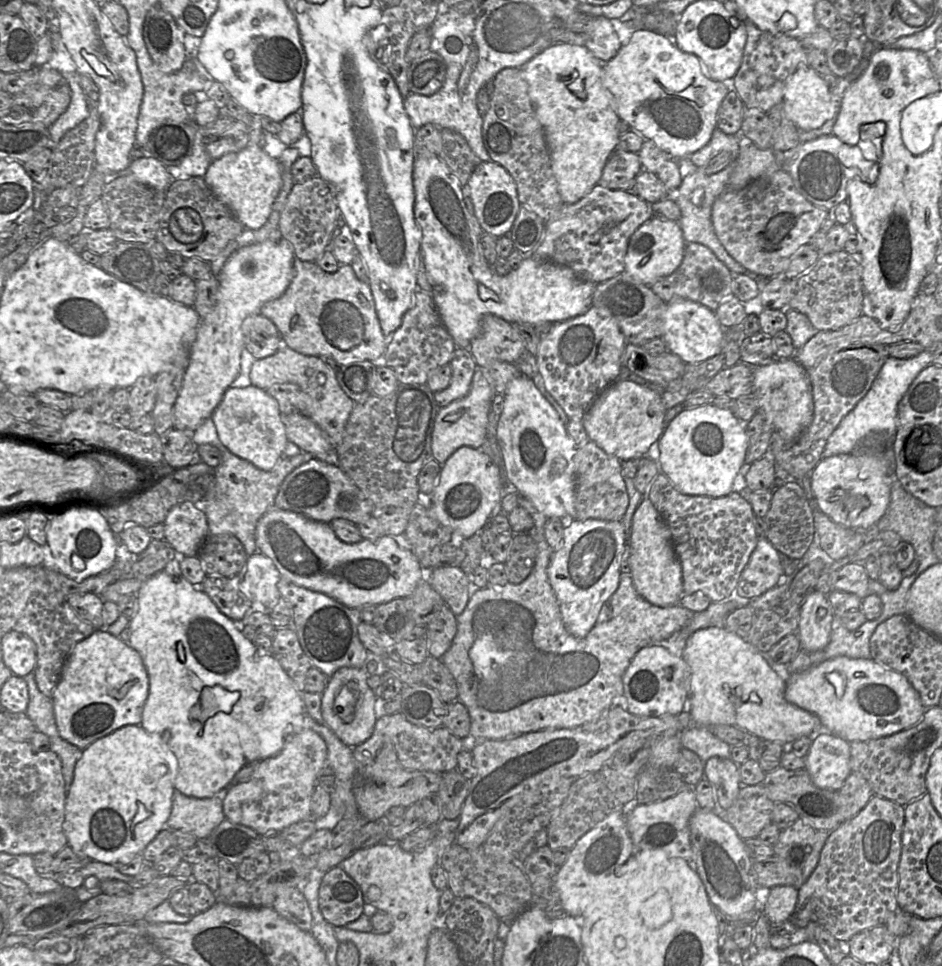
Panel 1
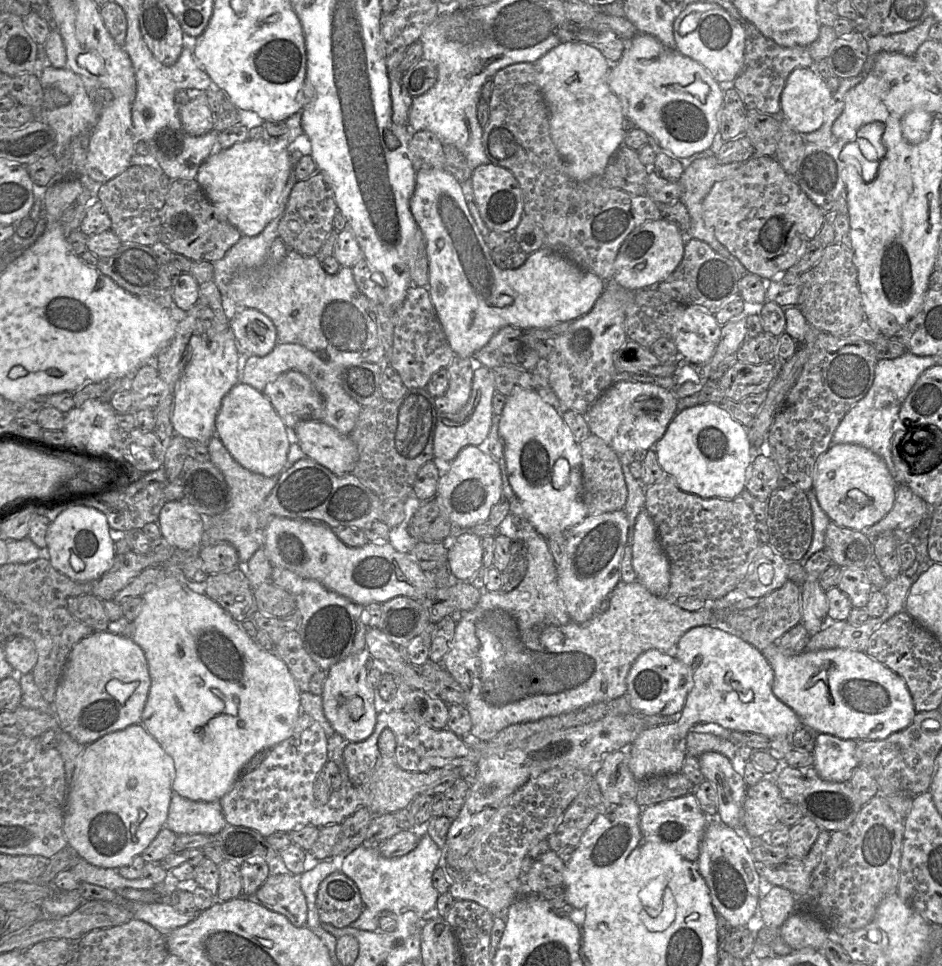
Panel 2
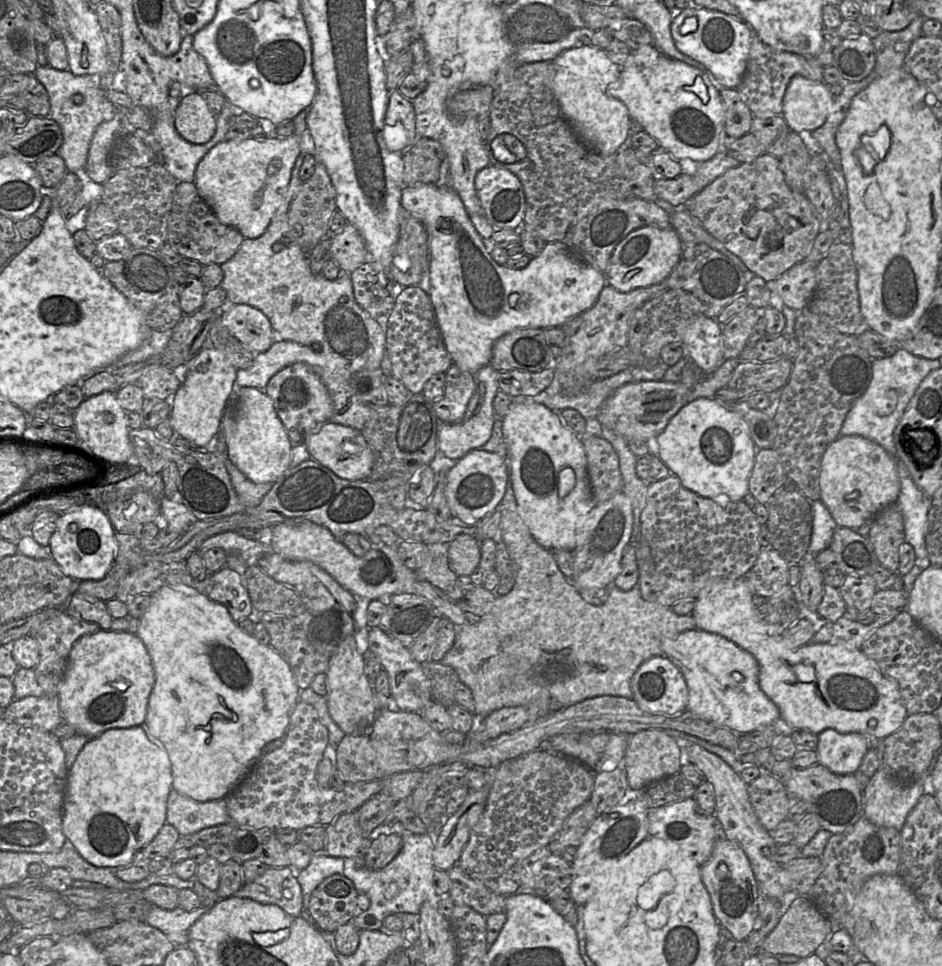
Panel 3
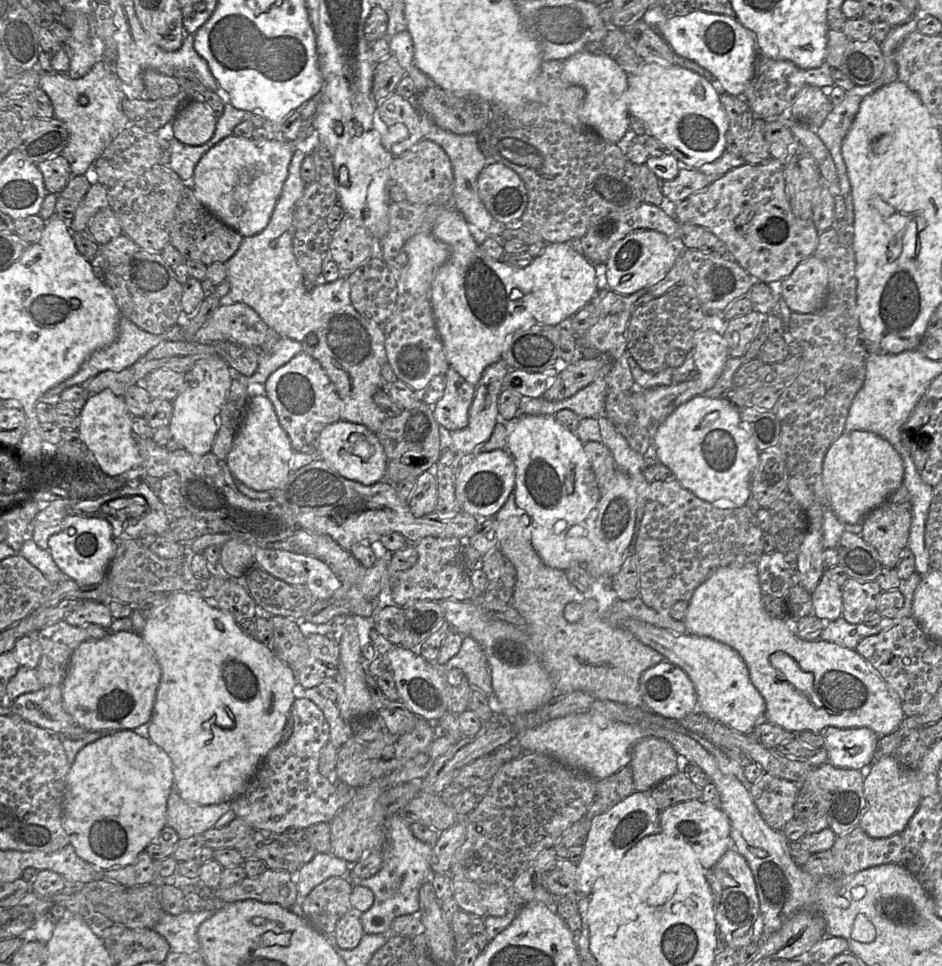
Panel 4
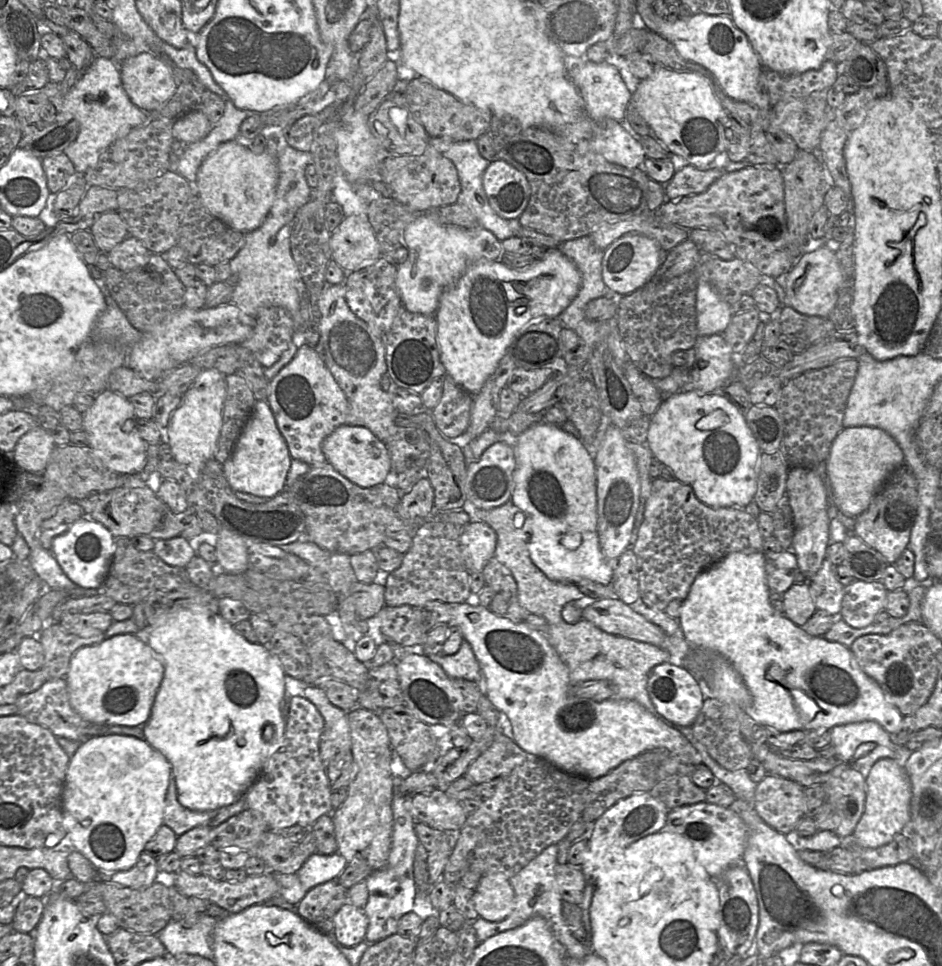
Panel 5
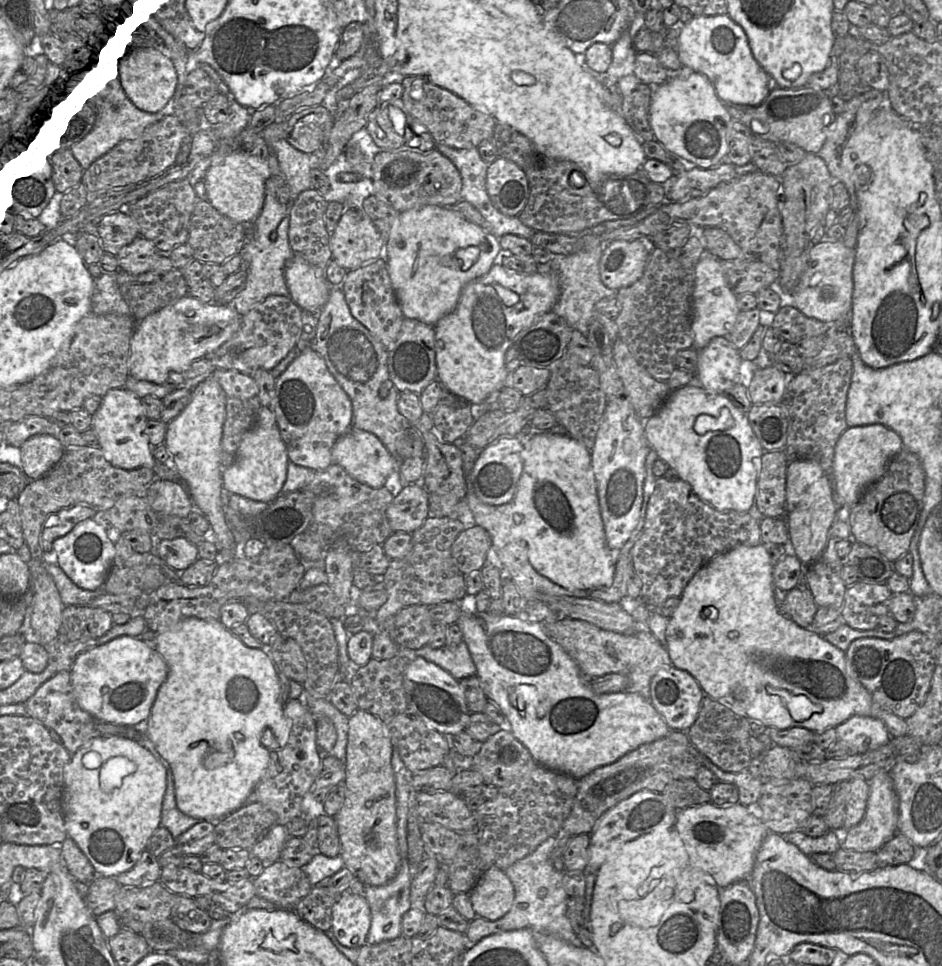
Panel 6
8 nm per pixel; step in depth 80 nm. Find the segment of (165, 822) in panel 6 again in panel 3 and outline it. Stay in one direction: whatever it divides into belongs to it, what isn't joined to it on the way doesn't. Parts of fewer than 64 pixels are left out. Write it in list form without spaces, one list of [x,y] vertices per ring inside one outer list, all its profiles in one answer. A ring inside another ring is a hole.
[[[171,789],[166,809],[166,823],[172,825],[182,837],[202,829],[231,821],[226,799],[199,802],[180,795]]]

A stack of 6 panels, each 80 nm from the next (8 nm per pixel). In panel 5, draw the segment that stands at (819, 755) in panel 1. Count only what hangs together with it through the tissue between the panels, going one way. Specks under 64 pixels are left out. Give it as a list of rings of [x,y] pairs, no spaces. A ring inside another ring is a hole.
[[[862,721],[838,725],[830,730],[831,744],[836,758],[858,770],[866,777],[872,765],[879,759],[900,759],[906,762],[912,751],[905,746],[892,742],[890,734],[875,721]],[[864,742],[872,742],[874,749],[866,755],[858,753],[858,747]]]

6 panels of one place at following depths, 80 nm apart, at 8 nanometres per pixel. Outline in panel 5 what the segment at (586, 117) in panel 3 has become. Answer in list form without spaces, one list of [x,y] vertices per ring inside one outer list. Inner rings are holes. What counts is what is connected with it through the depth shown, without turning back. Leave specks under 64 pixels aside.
[[[586,61],[568,70],[568,77],[578,88],[585,105],[585,111],[595,123],[605,120],[621,122],[626,118],[626,109],[631,100],[632,93],[627,89],[618,69],[606,61],[594,63]]]

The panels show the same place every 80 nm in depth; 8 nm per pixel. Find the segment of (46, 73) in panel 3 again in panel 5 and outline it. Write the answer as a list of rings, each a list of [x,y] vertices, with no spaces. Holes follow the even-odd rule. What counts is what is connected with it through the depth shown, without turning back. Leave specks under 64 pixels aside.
[[[103,57],[94,58],[67,94],[51,97],[50,101],[57,113],[70,113],[79,123],[77,138],[64,150],[76,173],[84,174],[115,140],[151,119],[151,112],[142,111],[129,99],[122,86],[119,66],[113,60]]]

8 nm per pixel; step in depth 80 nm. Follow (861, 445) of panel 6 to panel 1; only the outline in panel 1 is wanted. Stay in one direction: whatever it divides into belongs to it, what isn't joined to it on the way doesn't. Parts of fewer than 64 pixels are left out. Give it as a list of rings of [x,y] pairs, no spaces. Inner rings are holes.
[[[876,452],[848,453],[848,454],[838,454],[838,455],[822,458],[810,473],[810,484],[818,507],[823,513],[829,516],[834,522],[842,526],[852,528],[854,530],[867,530],[876,525],[876,523],[885,514],[889,506],[890,492],[891,492],[890,490],[891,478],[893,478],[893,475],[890,472],[886,462],[880,456],[878,456]]]

